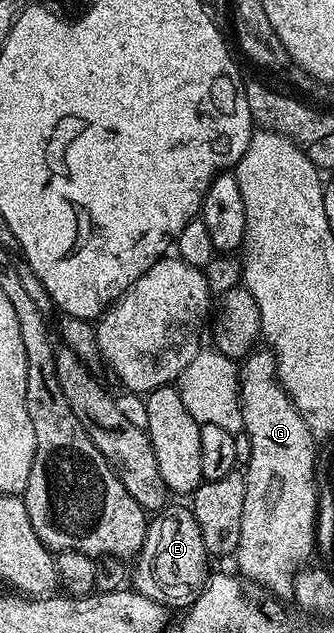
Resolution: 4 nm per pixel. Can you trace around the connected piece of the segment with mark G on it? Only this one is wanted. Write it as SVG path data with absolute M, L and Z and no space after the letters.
M257 349L248 354L244 357L243 362L239 367L242 425L244 427L243 431L248 434L251 439L251 461L243 471L245 476L243 522L241 528L239 528L239 545L235 552L235 560L237 559L238 567L236 570L239 572L242 580L250 581L249 579L254 579L259 586L266 587L266 589L273 594L270 596L281 597L277 595L286 595L286 597L289 597L293 594L293 578L297 575L297 572L300 569L304 568L306 564L310 562L309 554L314 554L317 541L318 484L316 482L313 483L313 443L315 444L315 437L311 433L311 429L307 429L307 421L303 421L299 409L295 409L295 405L291 401L289 394L281 387L281 381L277 378L277 358L274 357L272 350L264 350L265 351L259 351L259 349Z

